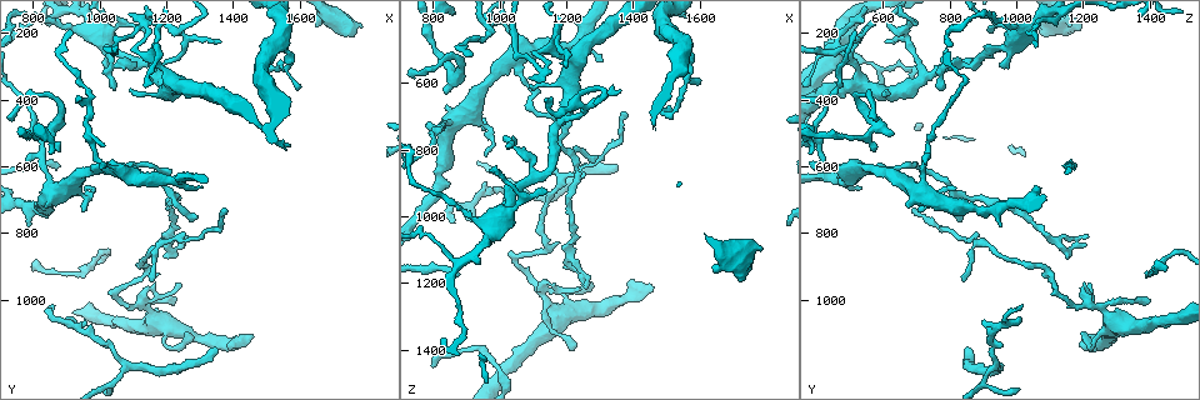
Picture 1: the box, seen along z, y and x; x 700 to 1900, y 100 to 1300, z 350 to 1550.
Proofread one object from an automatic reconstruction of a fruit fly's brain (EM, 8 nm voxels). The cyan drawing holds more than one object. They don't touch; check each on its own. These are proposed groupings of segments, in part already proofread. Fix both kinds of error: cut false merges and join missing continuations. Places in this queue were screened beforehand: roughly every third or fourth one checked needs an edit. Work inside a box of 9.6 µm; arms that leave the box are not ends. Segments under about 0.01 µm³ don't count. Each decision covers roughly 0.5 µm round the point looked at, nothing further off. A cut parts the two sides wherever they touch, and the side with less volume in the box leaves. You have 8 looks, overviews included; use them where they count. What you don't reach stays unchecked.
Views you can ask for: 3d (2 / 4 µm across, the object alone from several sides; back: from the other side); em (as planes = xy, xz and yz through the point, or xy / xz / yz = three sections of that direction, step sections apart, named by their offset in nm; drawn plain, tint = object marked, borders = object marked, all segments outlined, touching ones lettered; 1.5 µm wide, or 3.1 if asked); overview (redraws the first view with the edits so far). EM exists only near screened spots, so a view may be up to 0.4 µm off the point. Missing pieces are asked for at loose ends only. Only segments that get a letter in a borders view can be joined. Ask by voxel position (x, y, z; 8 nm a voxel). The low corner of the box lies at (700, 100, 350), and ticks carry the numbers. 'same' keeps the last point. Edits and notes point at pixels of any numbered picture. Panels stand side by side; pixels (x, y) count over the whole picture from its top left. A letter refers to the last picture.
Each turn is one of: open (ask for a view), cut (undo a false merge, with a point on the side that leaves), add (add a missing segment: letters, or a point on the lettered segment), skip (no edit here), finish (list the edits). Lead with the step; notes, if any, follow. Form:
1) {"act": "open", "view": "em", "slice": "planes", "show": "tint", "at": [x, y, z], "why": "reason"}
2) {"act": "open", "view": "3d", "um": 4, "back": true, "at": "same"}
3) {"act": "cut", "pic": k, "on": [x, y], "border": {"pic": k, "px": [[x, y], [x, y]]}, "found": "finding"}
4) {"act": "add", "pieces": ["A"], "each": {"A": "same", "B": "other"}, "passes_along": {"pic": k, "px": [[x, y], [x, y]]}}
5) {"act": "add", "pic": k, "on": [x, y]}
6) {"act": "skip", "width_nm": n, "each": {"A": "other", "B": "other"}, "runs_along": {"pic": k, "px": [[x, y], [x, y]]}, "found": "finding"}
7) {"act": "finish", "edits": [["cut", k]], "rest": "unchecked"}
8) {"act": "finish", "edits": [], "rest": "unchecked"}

{"act": "open", "view": "3d", "um": 4, "at": [1460, 1100, 1210], "why": "free end"}

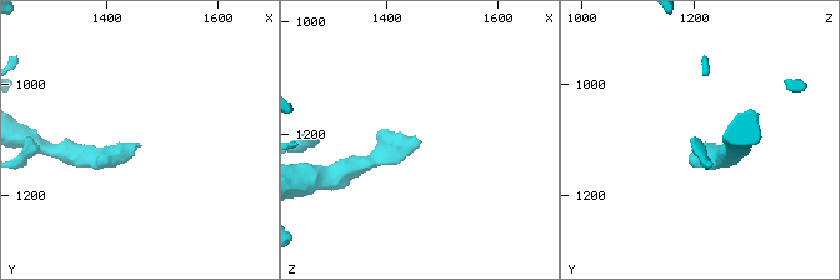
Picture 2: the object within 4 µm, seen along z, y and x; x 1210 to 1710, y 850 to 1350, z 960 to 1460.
{"act": "open", "view": "em", "slice": "planes", "show": "tint", "at": [1460, 1105, 1215]}

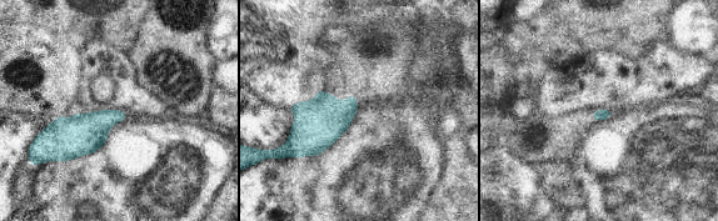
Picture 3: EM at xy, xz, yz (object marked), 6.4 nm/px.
{"act": "open", "view": "em", "slice": "planes", "show": "borders", "at": "same", "why": "what lies round it"}

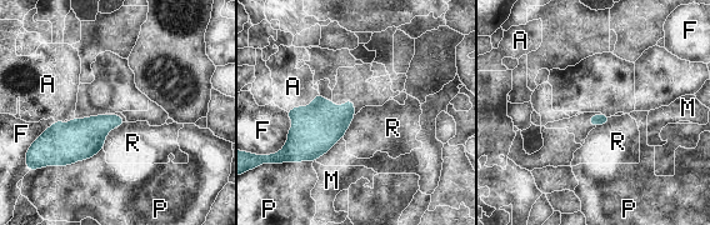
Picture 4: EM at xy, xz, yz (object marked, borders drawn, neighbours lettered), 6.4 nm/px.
{"act": "skip", "each": {"A": "other", "F": "other", "M": "other", "P": "other", "R": "other"}, "border": {"pic": 4, "px": [[354, 114], [353, 121], [343, 138]]}, "found": "no lettered segment goes on from it"}

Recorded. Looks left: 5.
{"act": "open", "view": "em", "slice": "planes", "show": "tint", "at": [1250, 820, 1210], "why": "end of a long branch"}

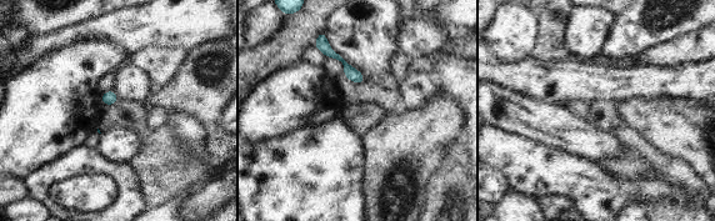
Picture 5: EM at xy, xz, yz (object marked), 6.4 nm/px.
{"act": "open", "view": "em", "slice": "planes", "show": "borders", "at": "same"}

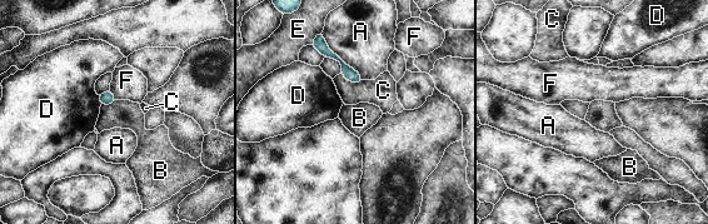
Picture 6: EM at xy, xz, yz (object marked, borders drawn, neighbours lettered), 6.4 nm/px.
{"act": "skip", "width_nm": 90, "each": {"A": "other", "B": "other", "C": "other", "D": "other", "E": "other", "F": "other"}, "border": {"pic": 6, "px": [[98, 95], [100, 105]]}, "found": "none of them fits"}

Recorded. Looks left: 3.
{"act": "open", "view": "3d", "um": 4, "at": [1030, 300, 950], "why": "an open end"}

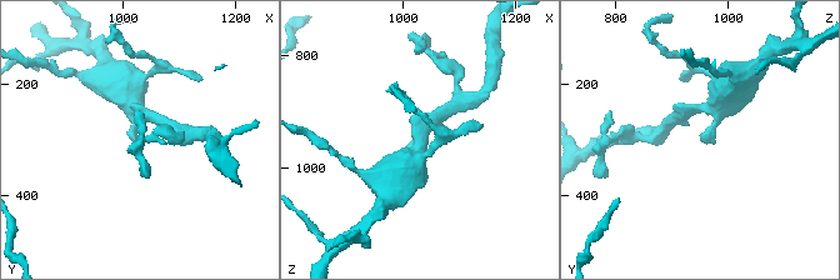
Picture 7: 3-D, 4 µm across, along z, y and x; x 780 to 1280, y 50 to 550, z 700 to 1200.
{"act": "open", "view": "em", "slice": "xz", "step": 8, "show": "borders", "at": [1020, 300, 950]}

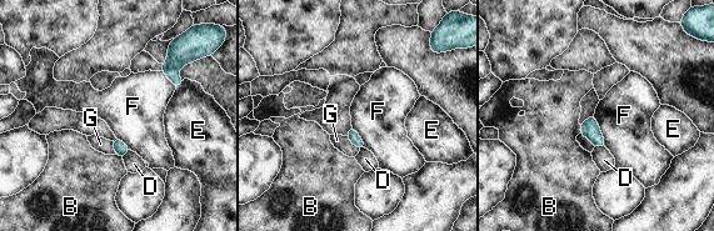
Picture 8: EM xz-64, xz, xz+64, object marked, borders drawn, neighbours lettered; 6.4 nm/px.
{"act": "skip", "each": {"B": "other", "D": "other", "E": "other", "F": "other", "G": "other"}, "border": {"pic": 8, "px": [[579, 125], [580, 132]]}, "found": "none of them fits"}

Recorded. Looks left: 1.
{"act": "finish", "edits": [], "rest": "unchecked"}

